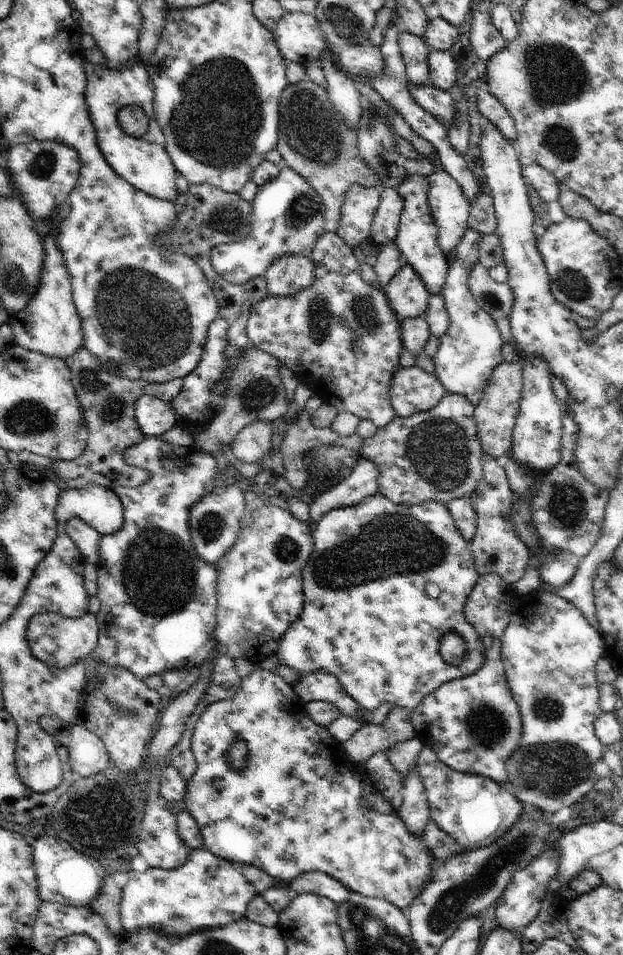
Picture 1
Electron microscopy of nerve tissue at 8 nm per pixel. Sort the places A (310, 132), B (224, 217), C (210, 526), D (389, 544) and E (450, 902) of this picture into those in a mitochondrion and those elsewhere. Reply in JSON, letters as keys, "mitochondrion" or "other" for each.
{"A":"mitochondrion","B":"mitochondrion","C":"mitochondrion","D":"mitochondrion","E":"mitochondrion"}

